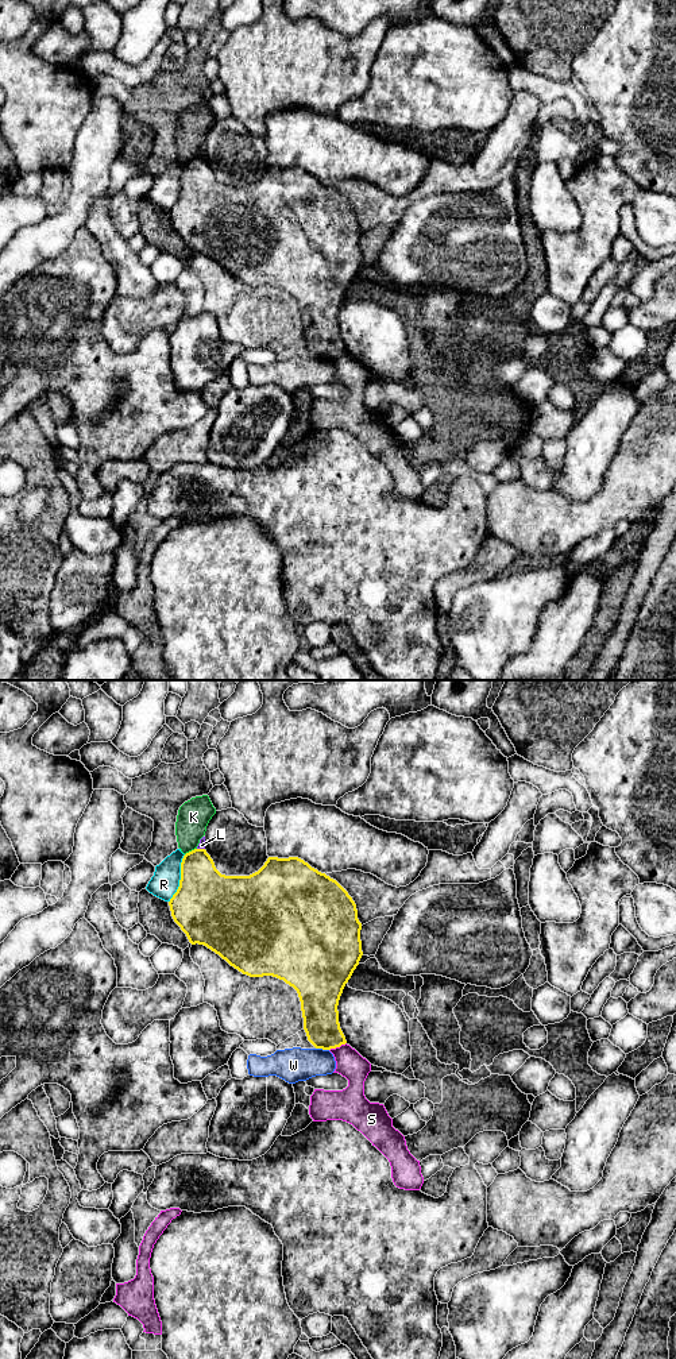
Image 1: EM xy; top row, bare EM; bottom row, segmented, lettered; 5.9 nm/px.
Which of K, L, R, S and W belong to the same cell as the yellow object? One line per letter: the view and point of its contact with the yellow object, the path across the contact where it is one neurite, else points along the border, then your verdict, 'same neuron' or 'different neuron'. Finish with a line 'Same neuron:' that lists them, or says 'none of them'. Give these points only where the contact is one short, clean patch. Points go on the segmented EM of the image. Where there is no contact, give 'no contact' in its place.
K: contact xy (192, 850); different neuron
L: contact xy (201, 849); different neuron
R: contact xy (181, 879); different neuron
S: contact xy (338, 1046); border xy (346, 1042), (329, 1050); different neuron
W: contact xy (323, 1049); different neuron
Same neuron: none of them

